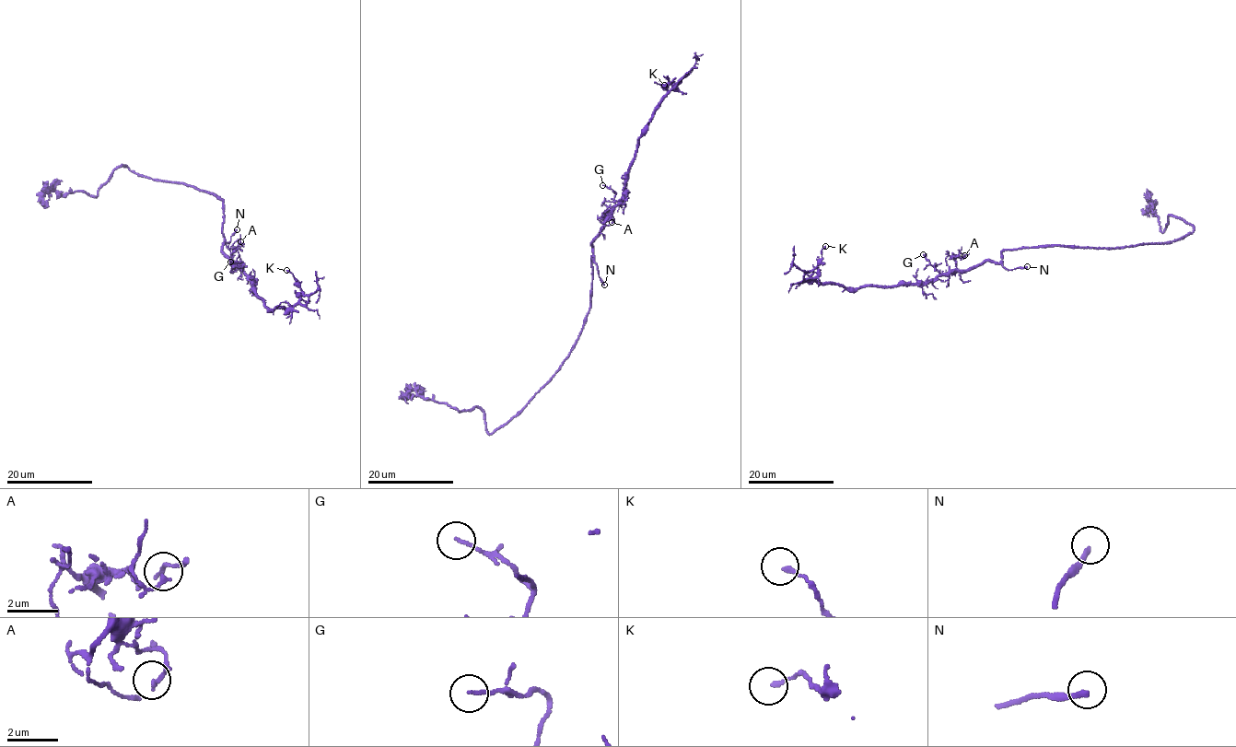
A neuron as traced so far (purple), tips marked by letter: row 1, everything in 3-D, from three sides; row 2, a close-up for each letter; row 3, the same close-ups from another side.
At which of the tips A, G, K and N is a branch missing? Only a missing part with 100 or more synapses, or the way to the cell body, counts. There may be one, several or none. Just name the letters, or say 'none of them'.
N

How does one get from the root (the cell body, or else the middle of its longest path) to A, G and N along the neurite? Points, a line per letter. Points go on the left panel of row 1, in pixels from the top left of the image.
A: (223, 209), (225, 241), (222, 250), (229, 261), (233, 262), (231, 252), (239, 243), (242, 244), (240, 241)
G: (223, 209), (225, 241), (222, 250), (240, 270), (243, 266), (241, 262), (230, 262)
N: (223, 209), (224, 240), (229, 243), (237, 229)

